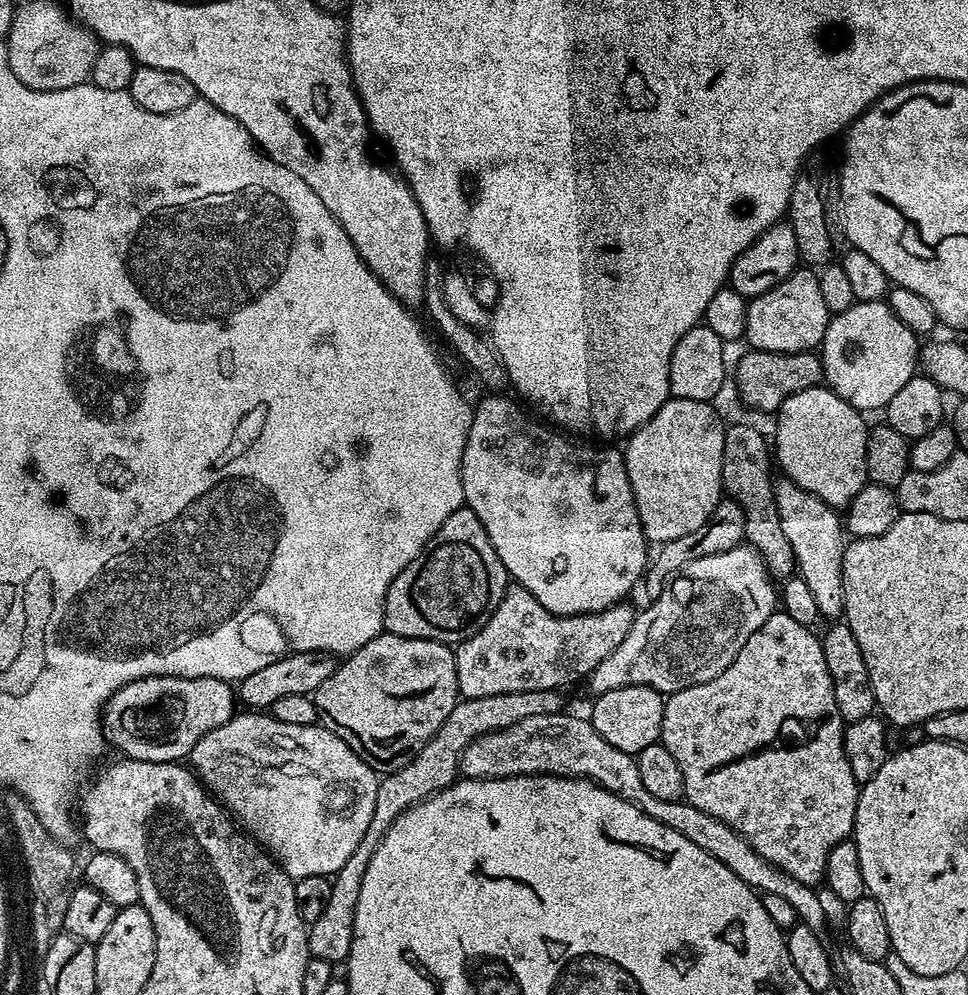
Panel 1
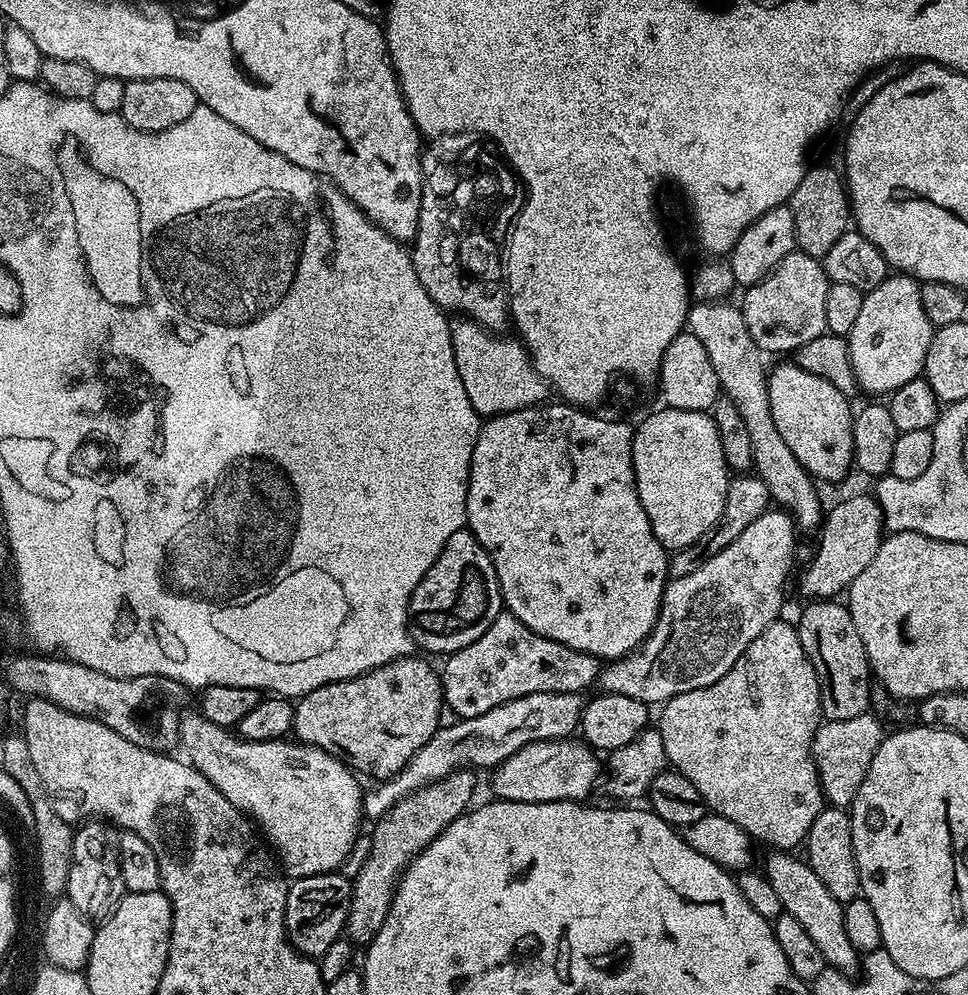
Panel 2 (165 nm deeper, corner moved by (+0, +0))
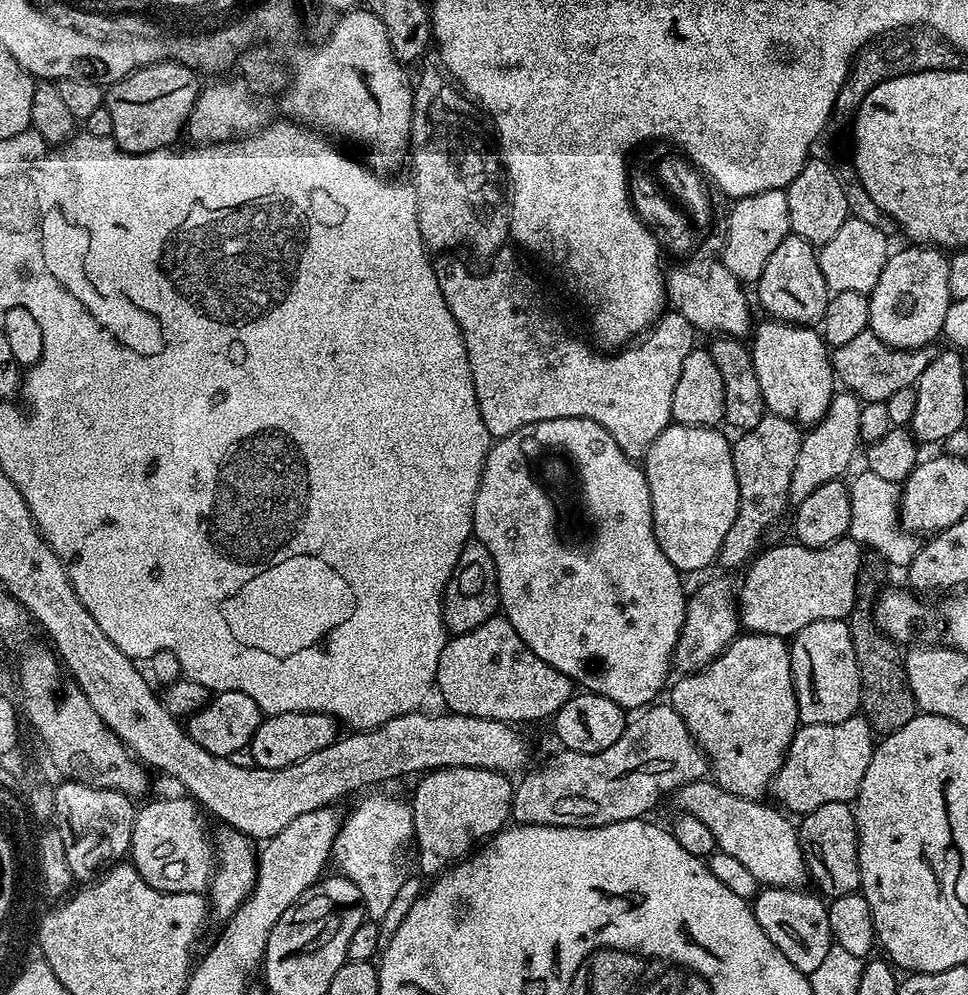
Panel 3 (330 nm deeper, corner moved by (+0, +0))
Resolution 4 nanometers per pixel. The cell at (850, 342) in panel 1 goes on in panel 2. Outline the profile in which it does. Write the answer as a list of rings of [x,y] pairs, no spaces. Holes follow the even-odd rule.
[[[890,274],[877,288],[864,294],[854,330],[846,338],[857,385],[868,392],[897,392],[906,382],[921,379],[933,326],[922,310],[920,284],[913,277]]]

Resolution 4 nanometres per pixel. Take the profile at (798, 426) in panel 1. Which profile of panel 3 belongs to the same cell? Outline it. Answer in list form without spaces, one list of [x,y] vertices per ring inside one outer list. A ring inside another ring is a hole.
[[[771,318],[765,319],[765,321],[765,324],[757,323],[750,336],[752,365],[754,366],[754,374],[758,374],[758,386],[762,386],[762,398],[764,399],[765,409],[773,416],[781,416],[801,426],[811,426],[818,423],[826,414],[826,410],[830,406],[830,402],[834,395],[834,387],[832,388],[832,384],[834,385],[834,373],[832,370],[832,357],[828,345],[825,344],[824,339],[820,336],[819,331],[817,331],[815,327],[805,326],[803,324],[786,324],[781,320],[774,320]]]

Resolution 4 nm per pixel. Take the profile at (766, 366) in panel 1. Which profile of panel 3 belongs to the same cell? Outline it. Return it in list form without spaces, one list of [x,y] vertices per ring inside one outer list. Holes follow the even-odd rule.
[[[870,330],[858,334],[851,342],[831,349],[832,370],[837,381],[840,380],[847,391],[859,396],[861,401],[882,400],[887,402],[890,394],[898,394],[898,390],[913,387],[916,380],[930,366],[936,357],[937,349],[927,348],[891,348],[882,338],[878,338]]]

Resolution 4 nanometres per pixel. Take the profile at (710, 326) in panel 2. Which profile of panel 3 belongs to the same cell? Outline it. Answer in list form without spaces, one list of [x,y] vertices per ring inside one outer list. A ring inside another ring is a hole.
[[[688,258],[677,268],[667,269],[666,279],[664,281],[664,290],[666,300],[669,305],[678,314],[682,314],[682,318],[686,318],[692,323],[692,327],[697,333],[712,332],[716,336],[735,336],[744,338],[753,331],[754,319],[752,320],[752,308],[748,305],[748,296],[745,285],[740,283],[738,278],[734,278],[734,274],[730,274],[730,270],[726,270],[723,259],[716,260],[696,260],[700,258]]]

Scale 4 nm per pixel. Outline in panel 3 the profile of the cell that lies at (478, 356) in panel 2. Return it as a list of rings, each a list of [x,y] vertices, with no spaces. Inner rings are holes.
[[[508,250],[497,251],[491,257],[489,264],[492,265],[485,272],[471,272],[462,261],[452,256],[455,255],[435,257],[438,290],[442,290],[442,298],[446,298],[446,306],[450,306],[450,314],[454,314],[460,327],[478,410],[489,434],[494,438],[509,436],[522,426],[550,418],[590,418],[612,435],[614,442],[622,446],[631,460],[643,461],[654,438],[673,423],[674,386],[678,386],[678,378],[682,378],[682,362],[686,362],[686,354],[698,344],[698,333],[692,323],[674,310],[665,311],[635,342],[615,354],[605,354],[564,329],[563,322],[548,309],[535,278]]]

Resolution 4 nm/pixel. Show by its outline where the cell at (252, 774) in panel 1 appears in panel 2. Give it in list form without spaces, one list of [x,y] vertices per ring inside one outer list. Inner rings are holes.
[[[181,709],[179,747],[188,752],[189,764],[198,769],[227,800],[250,817],[273,848],[287,877],[300,879],[337,871],[354,848],[363,821],[363,787],[353,769],[333,753],[297,740],[247,740],[231,729],[210,722],[199,712]]]

